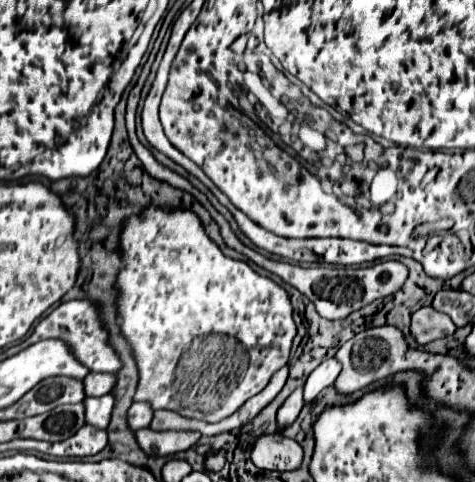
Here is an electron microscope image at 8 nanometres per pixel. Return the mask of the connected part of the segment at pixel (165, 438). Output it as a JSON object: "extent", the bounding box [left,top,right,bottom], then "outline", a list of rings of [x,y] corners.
{"extent":[135,428,197,458],"outline":[[[141,428],[135,432],[139,448],[151,458],[167,458],[189,450],[197,444],[197,432],[153,432],[151,428]]]}

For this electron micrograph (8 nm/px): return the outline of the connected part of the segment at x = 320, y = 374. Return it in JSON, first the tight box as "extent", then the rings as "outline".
{"extent":[303,358,341,404],"outline":[[[335,358],[325,360],[323,364],[319,364],[319,366],[309,374],[309,378],[305,380],[305,386],[303,386],[305,404],[311,404],[323,388],[331,386],[333,380],[339,376],[339,372],[341,372],[341,366],[337,364]]]}

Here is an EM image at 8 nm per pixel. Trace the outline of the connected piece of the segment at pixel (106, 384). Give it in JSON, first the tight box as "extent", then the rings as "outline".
{"extent":[83,374,115,396],"outline":[[[89,374],[83,378],[85,396],[103,396],[113,388],[115,374]]]}

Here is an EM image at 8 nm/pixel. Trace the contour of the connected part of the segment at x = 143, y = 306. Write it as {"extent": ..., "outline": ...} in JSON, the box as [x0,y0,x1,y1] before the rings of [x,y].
{"extent":[115,206,297,422],"outline":[[[147,206],[143,210],[143,214],[123,218],[123,226],[119,232],[119,244],[117,244],[115,254],[121,262],[121,270],[119,270],[117,280],[115,280],[119,317],[122,318],[121,335],[126,338],[133,349],[137,372],[139,372],[139,384],[137,384],[137,392],[133,398],[134,402],[149,402],[154,411],[163,408],[163,410],[177,412],[183,418],[219,422],[219,420],[225,420],[231,414],[235,414],[251,396],[259,394],[267,386],[269,378],[279,368],[283,368],[287,364],[291,342],[293,342],[295,332],[297,332],[295,322],[293,322],[293,310],[291,310],[289,294],[271,278],[259,276],[255,270],[251,270],[251,266],[247,262],[233,260],[233,258],[225,256],[219,250],[219,246],[205,234],[197,214],[193,214],[191,210],[183,210],[183,208],[171,210],[171,208]]]}

